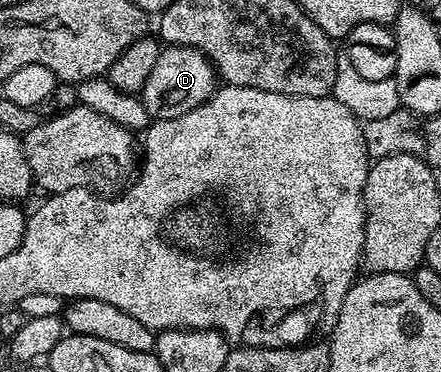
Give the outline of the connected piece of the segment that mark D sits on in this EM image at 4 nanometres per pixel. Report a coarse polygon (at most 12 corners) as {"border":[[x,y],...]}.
{"border":[[196,49],[160,52],[141,100],[164,121],[205,103],[215,66]]}

